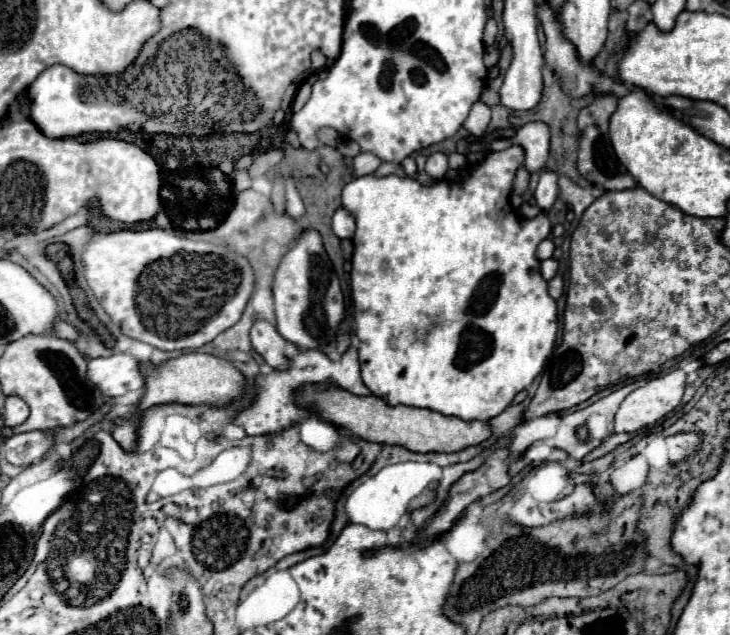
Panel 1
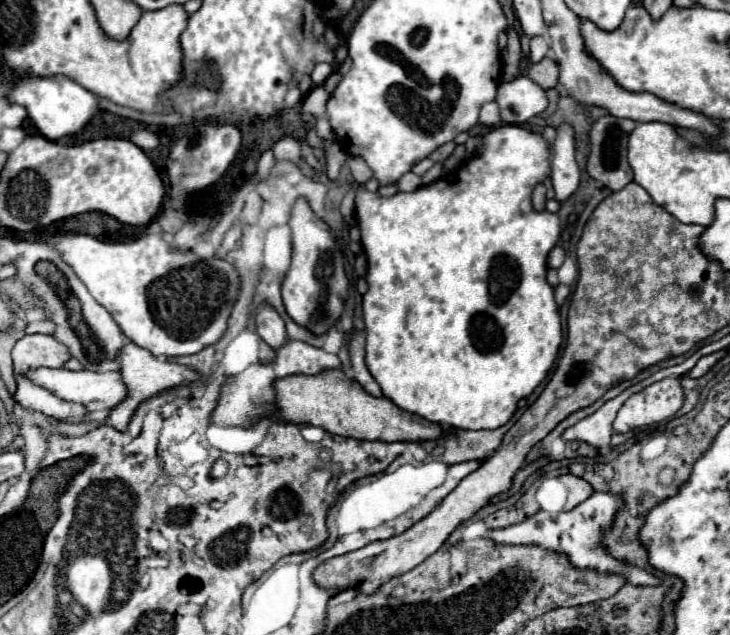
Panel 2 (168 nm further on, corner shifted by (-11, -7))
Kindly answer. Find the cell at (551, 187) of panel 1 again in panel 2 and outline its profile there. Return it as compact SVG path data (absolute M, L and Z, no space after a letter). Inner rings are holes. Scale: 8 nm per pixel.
M568 125L558 127L558 137L554 141L550 179L556 191L556 201L560 203L564 203L578 189L580 169L574 161L574 133Z

